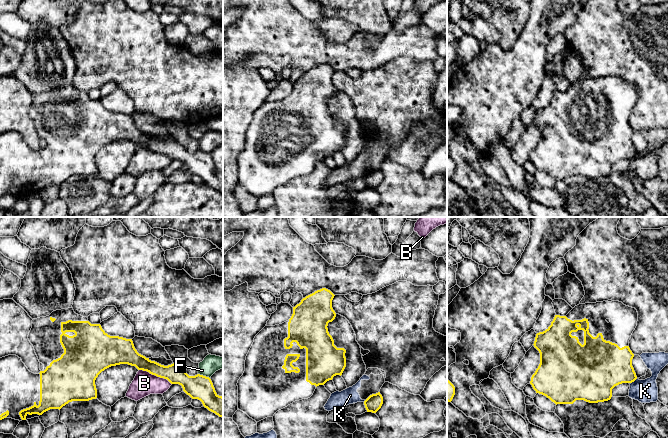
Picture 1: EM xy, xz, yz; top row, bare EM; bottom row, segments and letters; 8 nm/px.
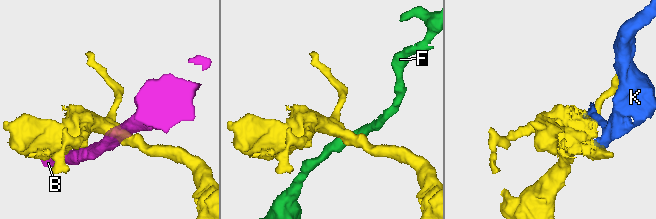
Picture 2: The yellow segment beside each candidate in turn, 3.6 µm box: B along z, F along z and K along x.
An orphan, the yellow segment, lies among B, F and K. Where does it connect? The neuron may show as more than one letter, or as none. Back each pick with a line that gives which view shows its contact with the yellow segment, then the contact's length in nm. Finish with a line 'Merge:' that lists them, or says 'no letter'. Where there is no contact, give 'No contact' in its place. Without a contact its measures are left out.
Merge: no letter

